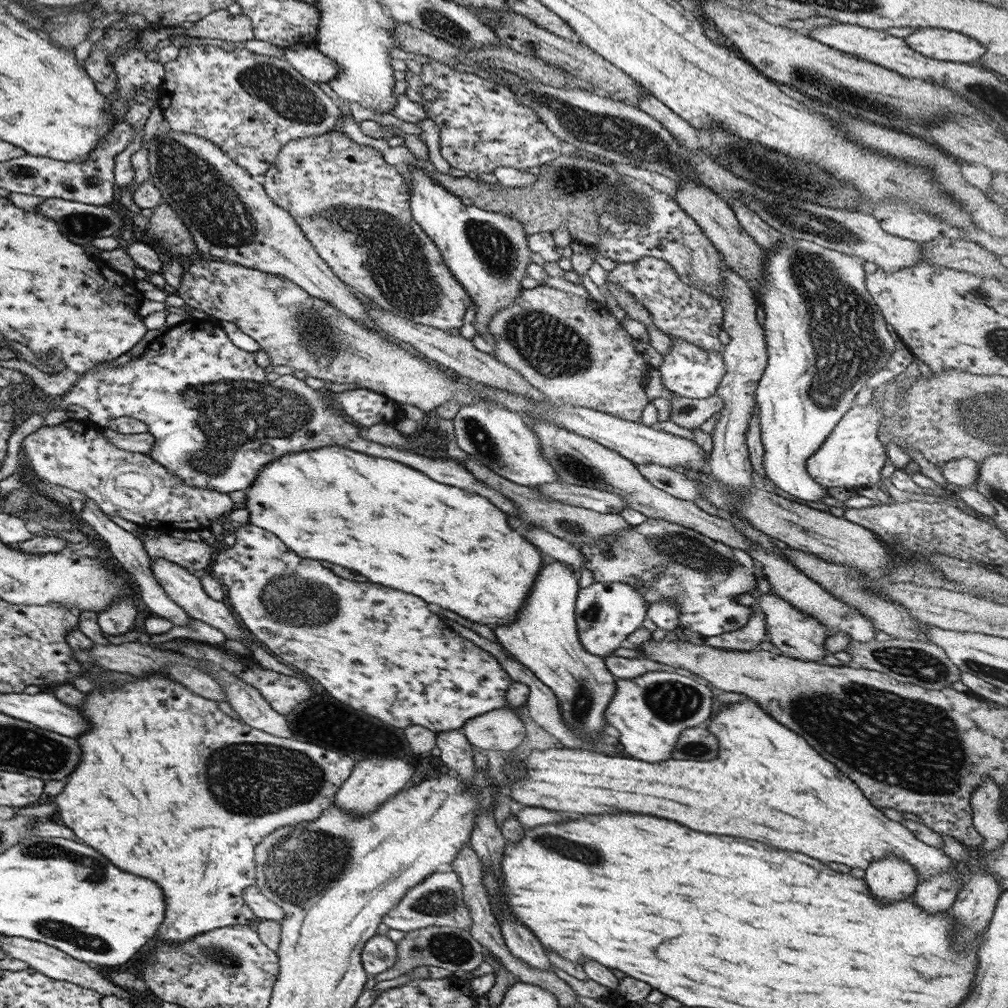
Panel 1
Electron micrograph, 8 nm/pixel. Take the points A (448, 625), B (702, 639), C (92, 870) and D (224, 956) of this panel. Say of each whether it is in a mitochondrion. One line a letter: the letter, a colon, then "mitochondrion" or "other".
A: other
B: other
C: mitochondrion
D: mitochondrion

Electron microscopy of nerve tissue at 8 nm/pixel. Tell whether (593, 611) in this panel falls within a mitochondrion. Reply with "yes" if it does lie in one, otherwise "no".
yes

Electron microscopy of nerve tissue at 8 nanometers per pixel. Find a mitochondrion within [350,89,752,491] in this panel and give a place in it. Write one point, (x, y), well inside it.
(550, 346)

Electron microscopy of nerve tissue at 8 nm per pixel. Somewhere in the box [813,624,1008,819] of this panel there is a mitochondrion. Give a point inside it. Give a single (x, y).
(907, 661)

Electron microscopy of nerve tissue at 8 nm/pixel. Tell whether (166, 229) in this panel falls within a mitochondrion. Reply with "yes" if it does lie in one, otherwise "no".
yes

